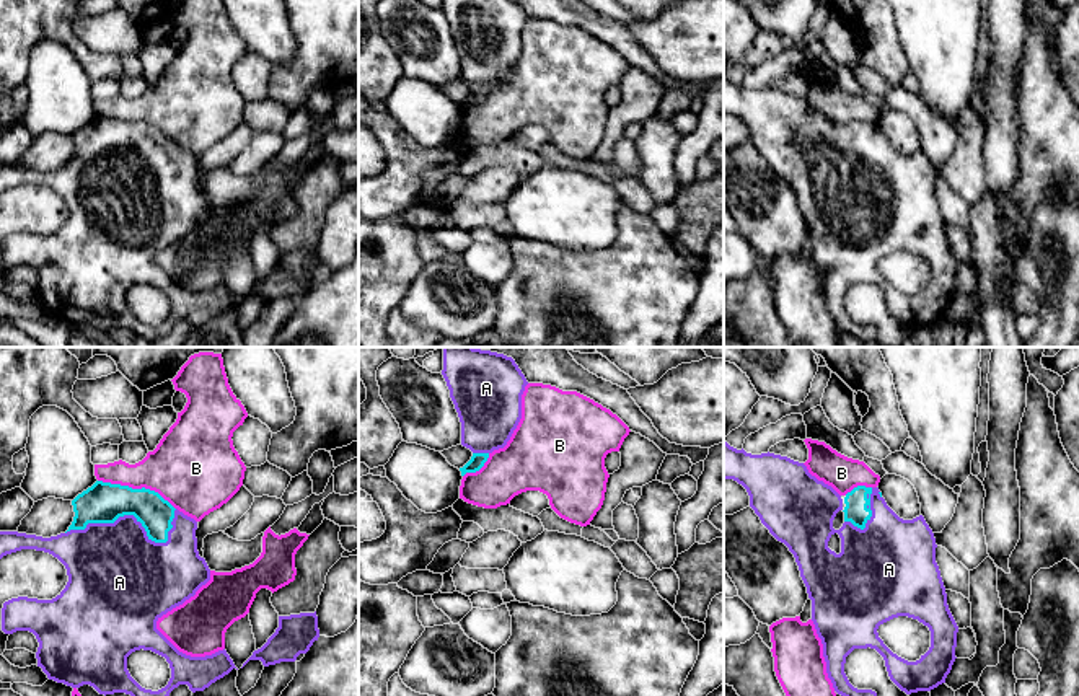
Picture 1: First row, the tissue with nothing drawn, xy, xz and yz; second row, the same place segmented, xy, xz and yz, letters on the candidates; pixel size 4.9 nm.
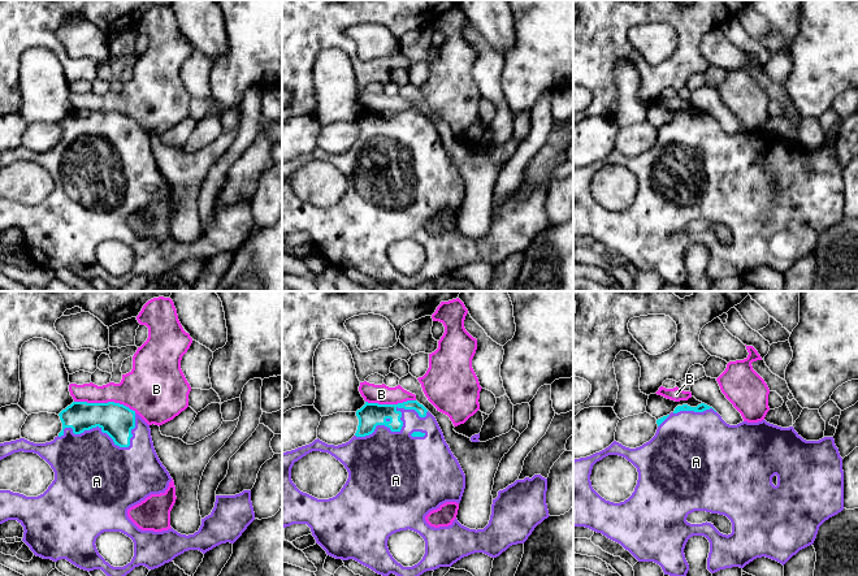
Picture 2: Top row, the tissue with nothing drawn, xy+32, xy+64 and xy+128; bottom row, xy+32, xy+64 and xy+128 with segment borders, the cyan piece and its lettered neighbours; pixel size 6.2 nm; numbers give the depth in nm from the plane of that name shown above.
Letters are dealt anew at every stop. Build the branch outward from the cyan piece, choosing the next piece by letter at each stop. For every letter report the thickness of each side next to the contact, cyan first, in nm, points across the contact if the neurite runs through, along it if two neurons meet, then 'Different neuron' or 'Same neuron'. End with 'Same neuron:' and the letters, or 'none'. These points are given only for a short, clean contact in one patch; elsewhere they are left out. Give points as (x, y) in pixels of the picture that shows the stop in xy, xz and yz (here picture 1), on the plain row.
A: Thickness 200 nm (cyan) against 400 nm. Same neuron
B: Thickness 200 nm (cyan) against 340 nm. Boundary: xy (98, 114), (154, 124), (175, 144). Different neuron
Same neuron: A

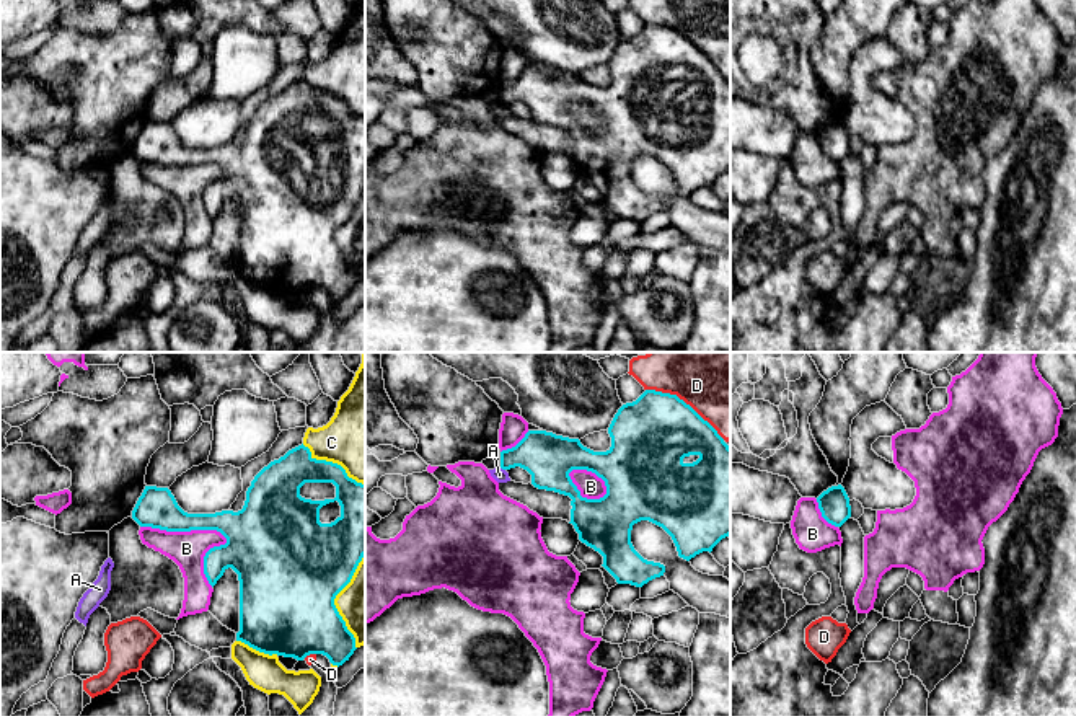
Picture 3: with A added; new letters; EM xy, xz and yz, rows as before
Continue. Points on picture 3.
A: Thickness 240 nm (cyan) against 70 nm. Boundary: xz (501, 101), (504, 105). Different neuron
B: Thickness 340 nm (cyan) against 180 nm. Different neuron
C: Thickness 190 nm (cyan) against 360 nm. Different neuron
D: Thickness 380 nm (cyan) against 320 nm. Different neuron
Same neuron: none

